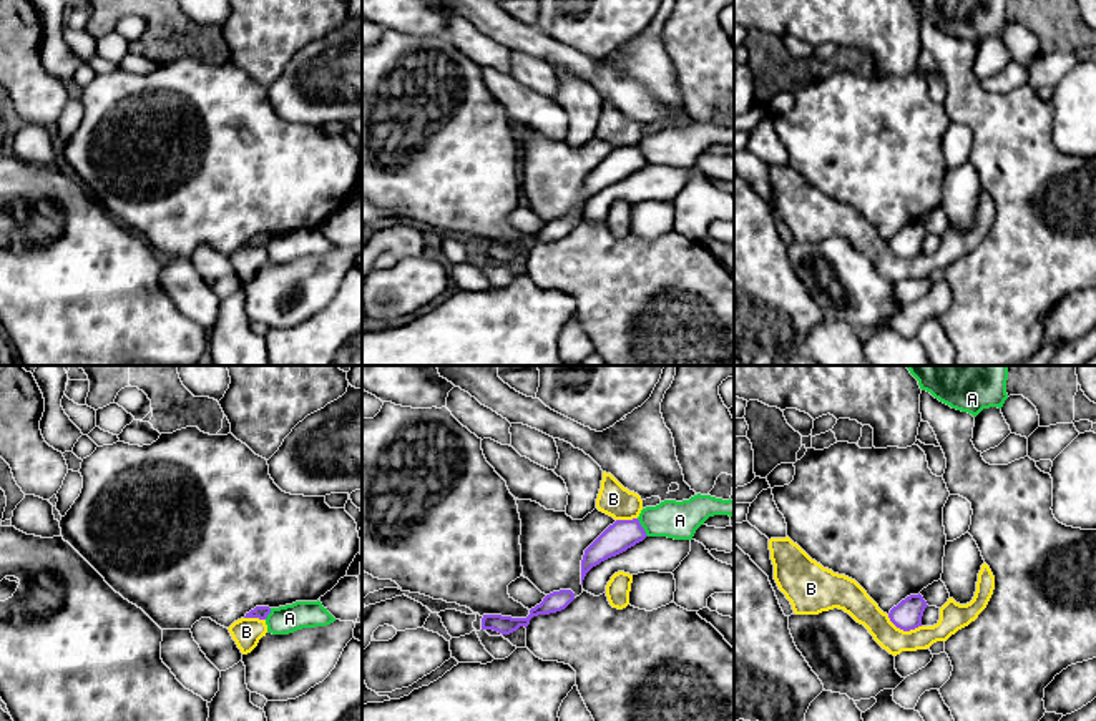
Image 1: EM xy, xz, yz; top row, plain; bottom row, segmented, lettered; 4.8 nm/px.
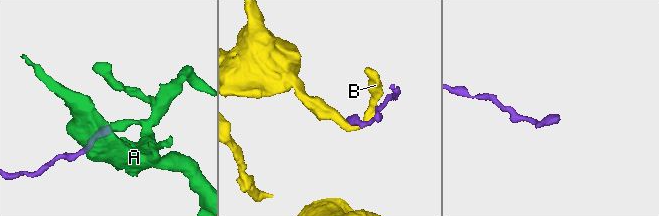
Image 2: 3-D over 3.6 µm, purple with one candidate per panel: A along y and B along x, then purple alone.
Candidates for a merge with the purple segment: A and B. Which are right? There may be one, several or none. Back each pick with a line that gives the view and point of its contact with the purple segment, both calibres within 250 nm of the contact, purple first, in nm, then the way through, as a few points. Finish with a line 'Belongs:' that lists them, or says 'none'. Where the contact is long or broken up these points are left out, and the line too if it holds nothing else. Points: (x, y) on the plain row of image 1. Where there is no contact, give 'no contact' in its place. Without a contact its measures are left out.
Belongs: none

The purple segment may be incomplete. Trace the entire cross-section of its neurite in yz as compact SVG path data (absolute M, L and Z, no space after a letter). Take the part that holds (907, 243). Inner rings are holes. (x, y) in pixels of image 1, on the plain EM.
M920 221L910 223L890 238L888 246L897 256L910 259L922 254L922 244L927 234Z

